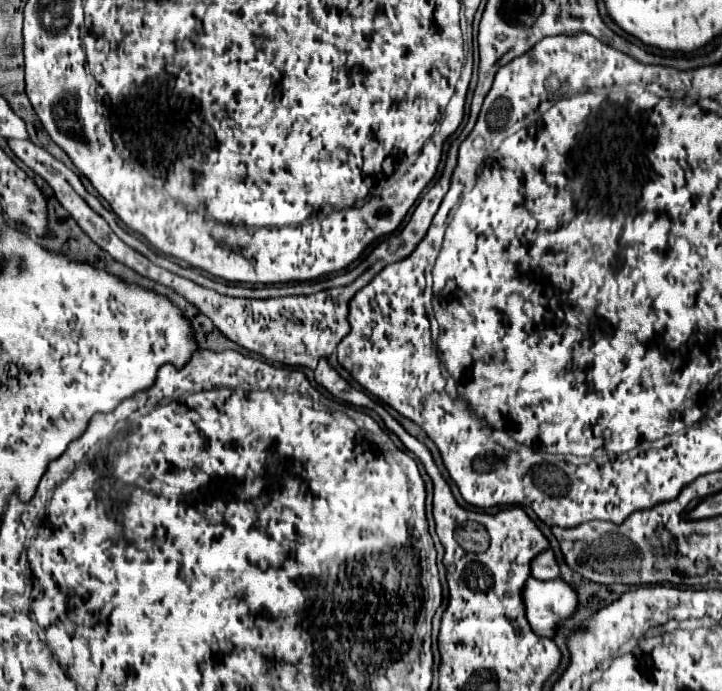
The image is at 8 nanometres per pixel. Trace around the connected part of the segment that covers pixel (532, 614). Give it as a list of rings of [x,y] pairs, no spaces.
[[[527,579],[521,599],[533,633],[541,637],[553,637],[555,627],[577,609],[577,593],[561,579]]]

